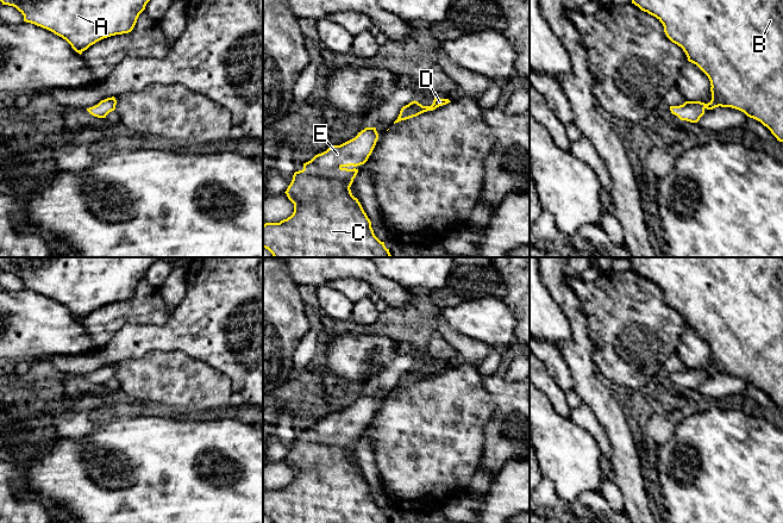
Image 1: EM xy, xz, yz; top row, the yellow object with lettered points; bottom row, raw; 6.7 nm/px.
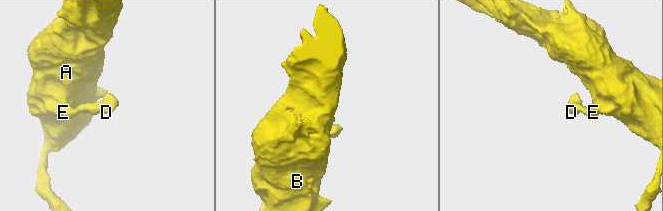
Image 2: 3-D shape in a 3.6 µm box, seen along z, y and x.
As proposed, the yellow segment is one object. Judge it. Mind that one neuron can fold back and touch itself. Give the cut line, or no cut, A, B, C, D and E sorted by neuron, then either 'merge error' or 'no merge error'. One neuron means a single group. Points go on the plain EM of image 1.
cut none; groups A B C D E; no merge error

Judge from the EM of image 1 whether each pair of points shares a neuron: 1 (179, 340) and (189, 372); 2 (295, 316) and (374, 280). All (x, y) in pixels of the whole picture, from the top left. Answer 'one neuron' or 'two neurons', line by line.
1: two neurons
2: two neurons

